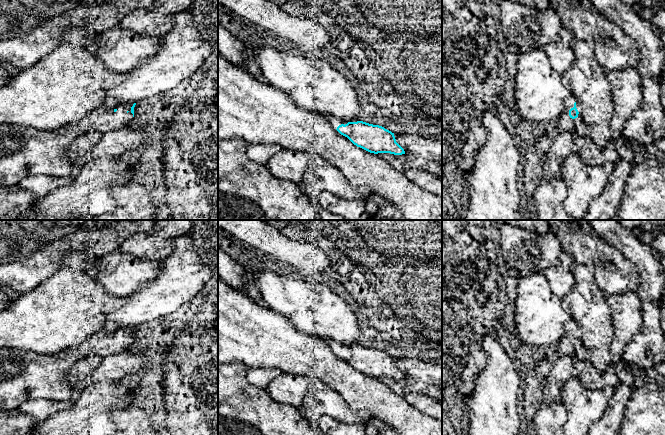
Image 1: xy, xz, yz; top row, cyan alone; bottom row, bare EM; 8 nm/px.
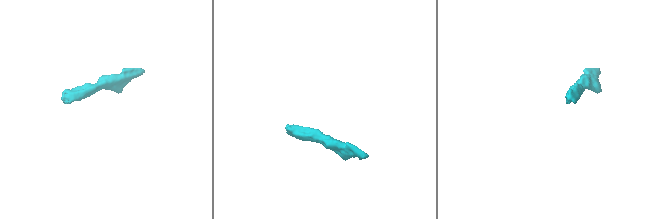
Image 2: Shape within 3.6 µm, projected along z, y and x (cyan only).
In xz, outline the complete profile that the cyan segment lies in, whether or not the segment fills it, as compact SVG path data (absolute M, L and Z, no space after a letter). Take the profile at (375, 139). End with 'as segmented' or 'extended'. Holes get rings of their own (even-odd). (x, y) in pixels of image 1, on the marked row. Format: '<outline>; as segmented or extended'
M327 117L327 119L333 130L370 153L405 154L404 149L396 142L394 133L382 126L363 121L347 122L335 117Z; extended

